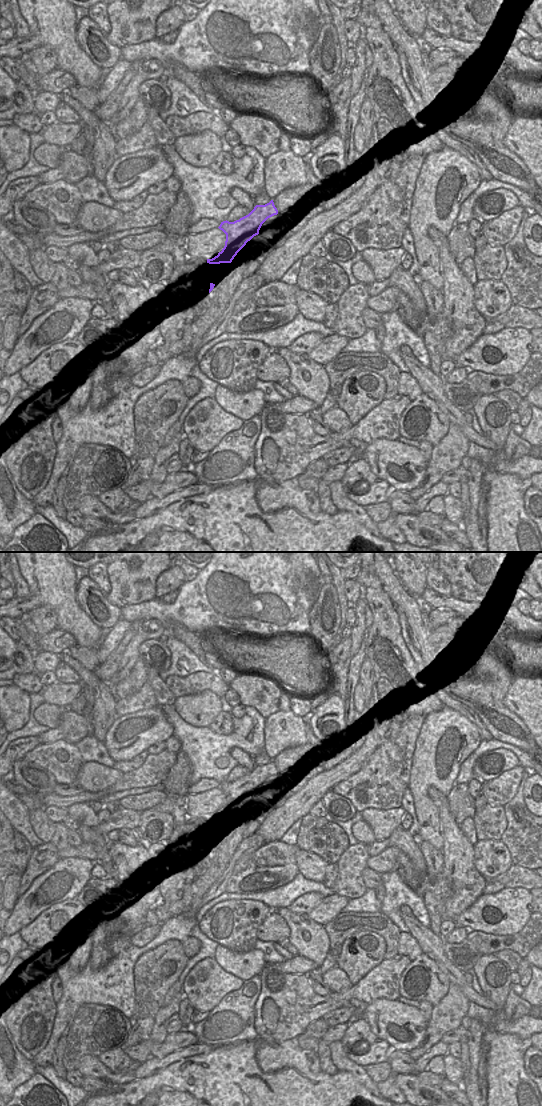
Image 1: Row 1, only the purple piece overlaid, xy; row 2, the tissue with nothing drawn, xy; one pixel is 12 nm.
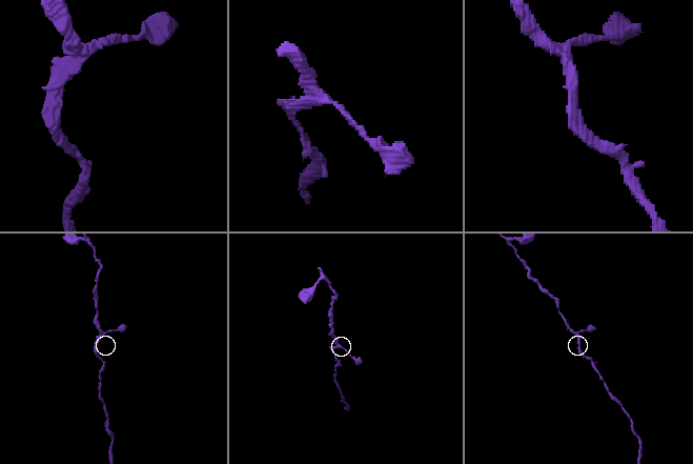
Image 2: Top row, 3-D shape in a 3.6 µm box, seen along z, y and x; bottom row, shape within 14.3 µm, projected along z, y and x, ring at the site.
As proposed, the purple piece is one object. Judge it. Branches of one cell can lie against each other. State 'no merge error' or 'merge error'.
no merge error

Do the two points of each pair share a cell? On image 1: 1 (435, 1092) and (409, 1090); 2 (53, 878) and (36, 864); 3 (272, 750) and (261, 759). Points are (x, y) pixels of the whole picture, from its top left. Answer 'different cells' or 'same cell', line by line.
1: same cell
2: different cells
3: different cells

